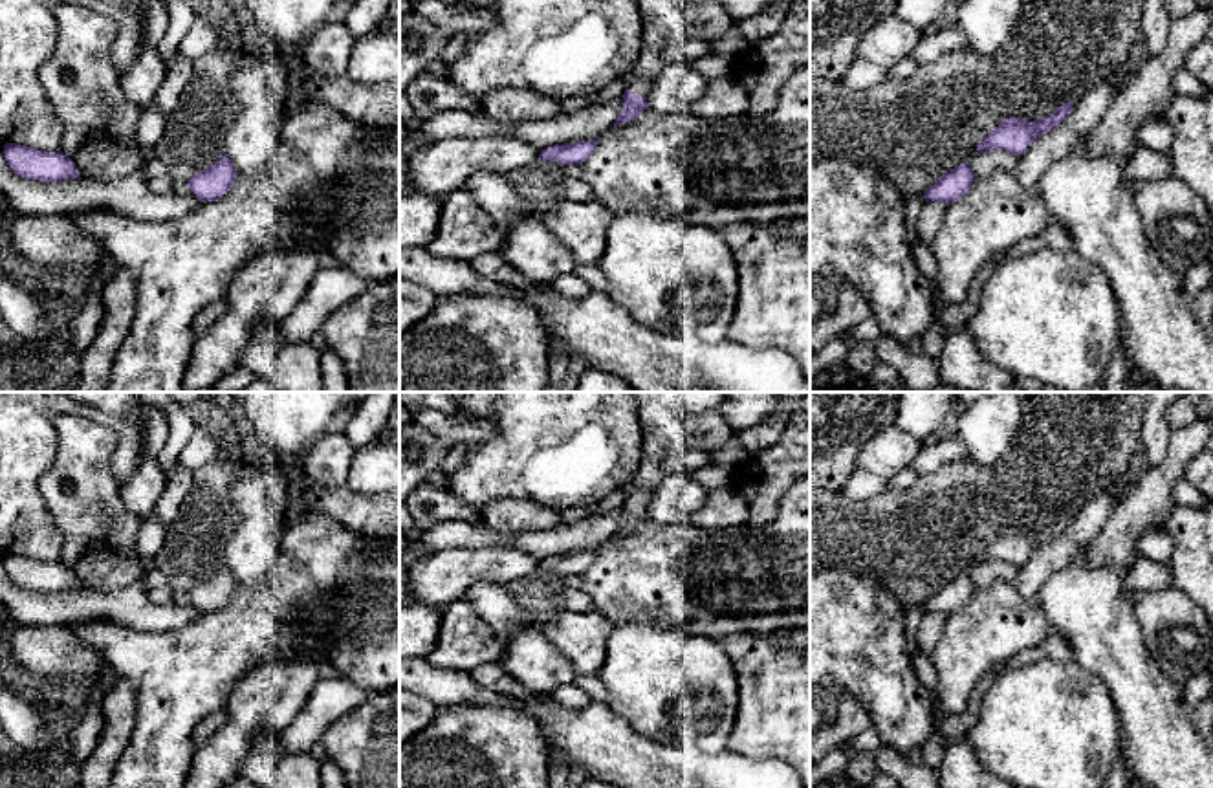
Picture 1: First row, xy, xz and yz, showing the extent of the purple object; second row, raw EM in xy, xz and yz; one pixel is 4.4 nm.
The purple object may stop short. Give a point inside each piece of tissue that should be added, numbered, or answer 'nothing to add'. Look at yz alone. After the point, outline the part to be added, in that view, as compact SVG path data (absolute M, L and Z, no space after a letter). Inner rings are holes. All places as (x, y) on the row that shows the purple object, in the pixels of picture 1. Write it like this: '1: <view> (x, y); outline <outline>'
nothing to add

